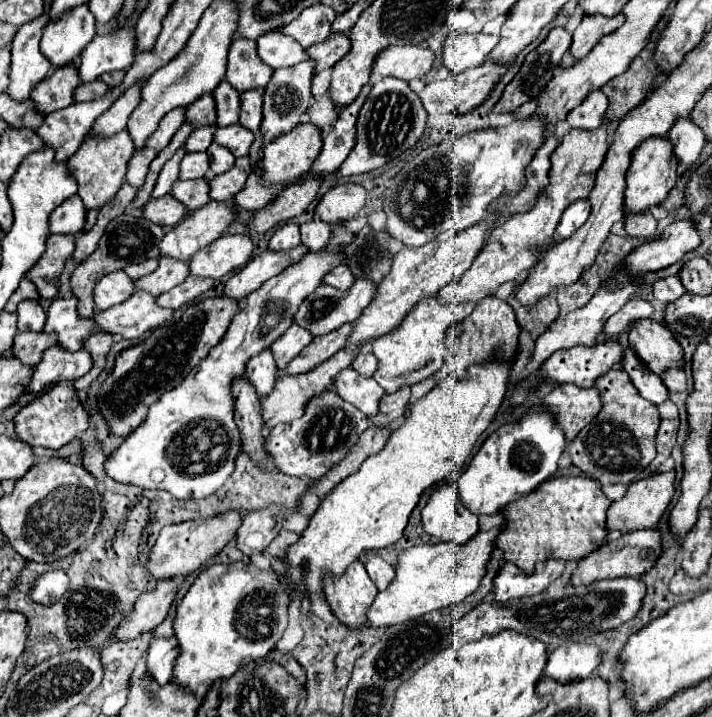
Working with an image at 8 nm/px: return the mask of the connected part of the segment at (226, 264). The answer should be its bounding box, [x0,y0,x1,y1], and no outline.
[189,234,253,280]

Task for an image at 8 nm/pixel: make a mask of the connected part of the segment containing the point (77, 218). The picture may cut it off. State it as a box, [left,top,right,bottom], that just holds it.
[49,194,87,234]

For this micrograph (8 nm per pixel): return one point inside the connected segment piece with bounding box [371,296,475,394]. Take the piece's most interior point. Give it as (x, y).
(408, 355)

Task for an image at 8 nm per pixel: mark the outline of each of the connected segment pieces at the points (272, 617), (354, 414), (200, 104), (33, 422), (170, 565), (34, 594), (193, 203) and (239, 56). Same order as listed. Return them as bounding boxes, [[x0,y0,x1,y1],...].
[[147,562,289,692],[265,390,369,480],[185,94,217,128],[15,382,89,448],[145,512,241,584],[29,570,69,604],[171,180,209,212],[225,38,273,92]]

